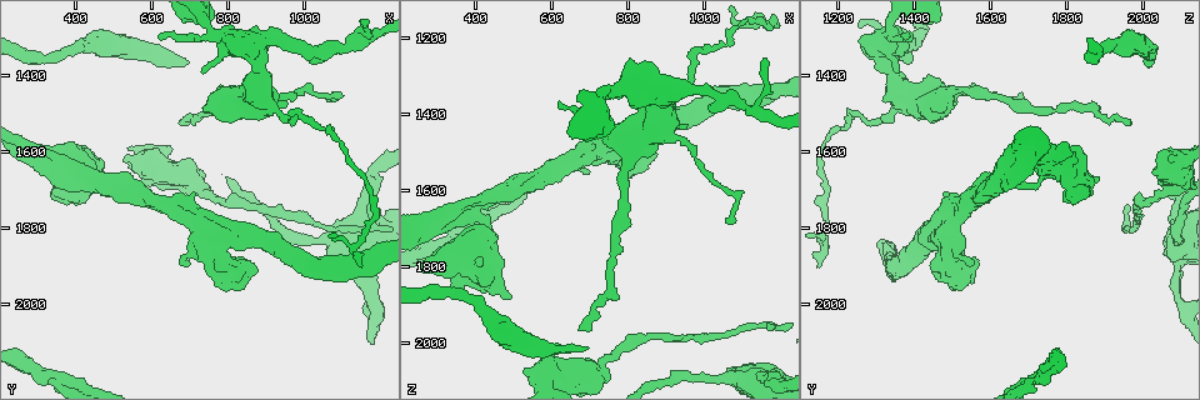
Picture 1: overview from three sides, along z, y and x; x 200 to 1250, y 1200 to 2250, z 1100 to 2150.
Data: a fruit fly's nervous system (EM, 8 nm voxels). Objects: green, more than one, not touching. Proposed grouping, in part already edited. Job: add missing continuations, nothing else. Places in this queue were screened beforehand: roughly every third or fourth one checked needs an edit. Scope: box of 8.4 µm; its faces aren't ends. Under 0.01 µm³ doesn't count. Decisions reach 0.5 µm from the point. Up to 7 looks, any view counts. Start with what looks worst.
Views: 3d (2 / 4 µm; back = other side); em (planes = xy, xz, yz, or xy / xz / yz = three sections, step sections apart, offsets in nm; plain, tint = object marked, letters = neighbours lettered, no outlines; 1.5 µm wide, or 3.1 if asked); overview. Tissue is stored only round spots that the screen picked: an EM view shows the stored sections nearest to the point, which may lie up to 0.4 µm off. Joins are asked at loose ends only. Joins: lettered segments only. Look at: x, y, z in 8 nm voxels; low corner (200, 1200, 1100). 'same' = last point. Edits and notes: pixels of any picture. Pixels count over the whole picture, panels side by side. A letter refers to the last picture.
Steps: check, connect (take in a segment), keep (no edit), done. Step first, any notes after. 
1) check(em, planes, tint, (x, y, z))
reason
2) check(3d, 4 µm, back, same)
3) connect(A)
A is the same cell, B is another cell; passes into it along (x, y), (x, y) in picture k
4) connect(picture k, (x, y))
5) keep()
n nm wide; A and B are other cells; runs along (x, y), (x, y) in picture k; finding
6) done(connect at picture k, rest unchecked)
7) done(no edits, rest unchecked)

check(3d, 2 µm, (675, 1525, 1965))
thin end

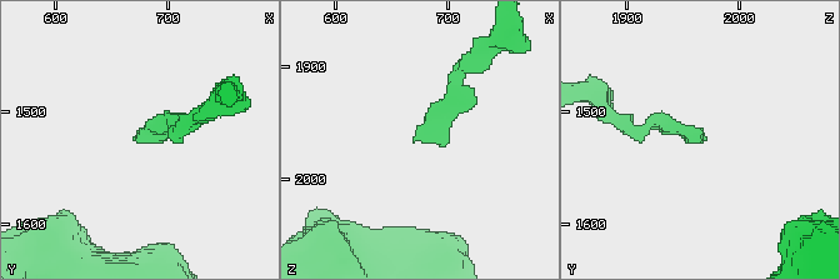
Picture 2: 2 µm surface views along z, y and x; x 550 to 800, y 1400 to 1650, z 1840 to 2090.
check(em, yz, step 8, tint, (672, 1528, 1966))

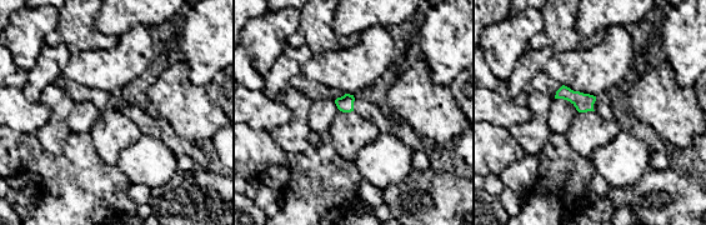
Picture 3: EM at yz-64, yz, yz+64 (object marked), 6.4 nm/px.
check(em, yz, step 8, letters, same)

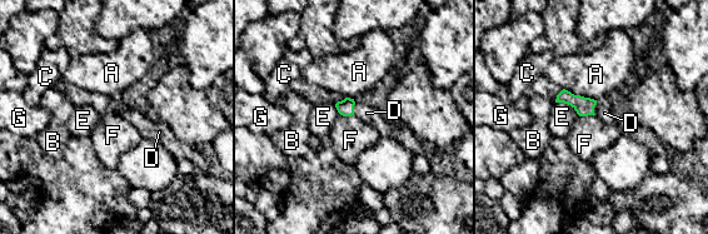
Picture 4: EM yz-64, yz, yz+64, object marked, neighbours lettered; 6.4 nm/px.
connect(D)
D is the same cell, A, B, C, E, F and G are other cells; passes into it along (345, 108), (353, 109), (367, 113) in picture 4; it goes on there

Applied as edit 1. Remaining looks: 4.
check(3d, 4 µm, (490, 1670, 1885))
free end

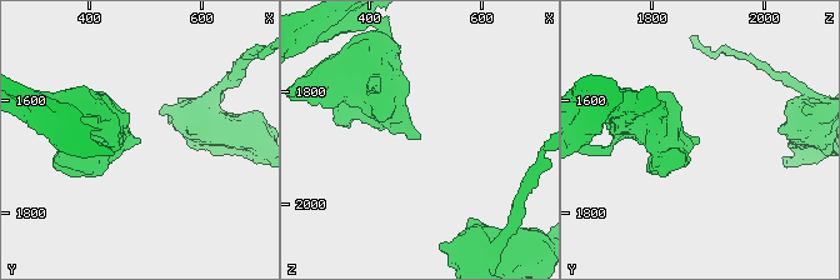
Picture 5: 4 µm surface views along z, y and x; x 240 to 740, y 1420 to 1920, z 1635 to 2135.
check(em, planes, letters, (490, 1675, 1880))
need the tissue

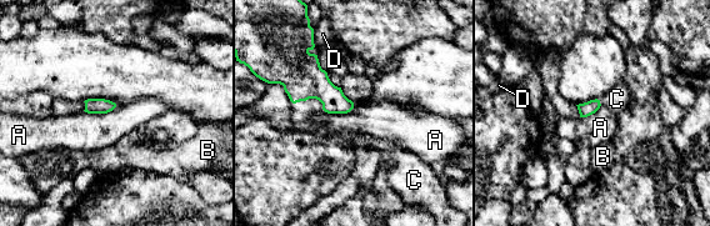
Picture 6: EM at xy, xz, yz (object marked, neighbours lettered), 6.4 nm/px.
connect(C)
A touches over 200 nm; C is the same cell, A, B and D are other cells; passes into it along (586, 109), (599, 101), (616, 99) in picture 6; it goes on there

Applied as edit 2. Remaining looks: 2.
done(connect at picture 4, connect at picture 6, rest unchecked)

